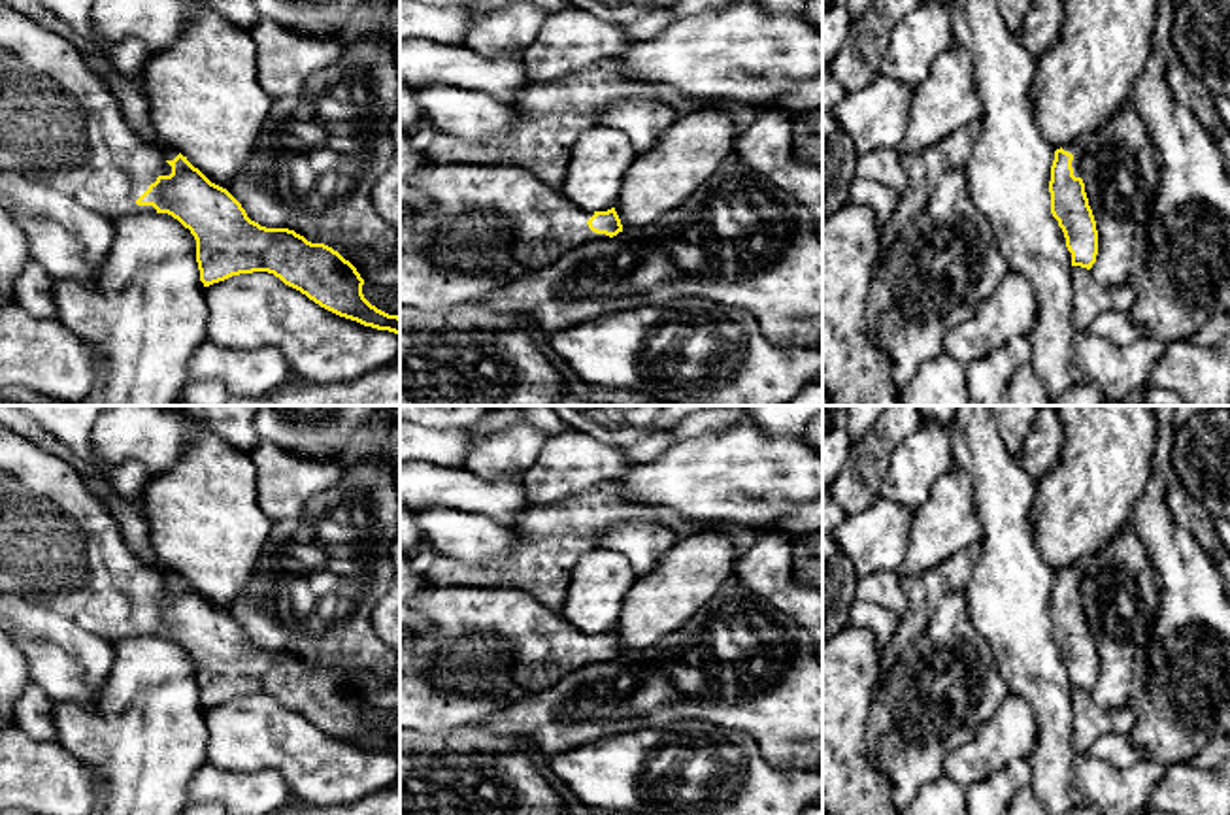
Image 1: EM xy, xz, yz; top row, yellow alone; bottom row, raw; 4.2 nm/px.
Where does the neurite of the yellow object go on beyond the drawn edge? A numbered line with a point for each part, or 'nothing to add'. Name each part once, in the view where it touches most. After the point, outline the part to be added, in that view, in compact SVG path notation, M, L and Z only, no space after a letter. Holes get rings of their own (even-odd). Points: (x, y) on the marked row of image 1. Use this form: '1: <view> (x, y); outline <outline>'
1: xy (61, 125); outline M0 0L0 170L36 179L111 221L155 213L153 206L138 206L136 200L158 175L172 174L162 149L130 130L117 96L87 66L72 38L47 30L26 13L9 8L6 0Z

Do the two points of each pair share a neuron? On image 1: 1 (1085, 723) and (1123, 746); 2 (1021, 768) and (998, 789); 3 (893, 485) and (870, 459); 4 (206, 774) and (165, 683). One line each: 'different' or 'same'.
1: different
2: same
3: different
4: different

